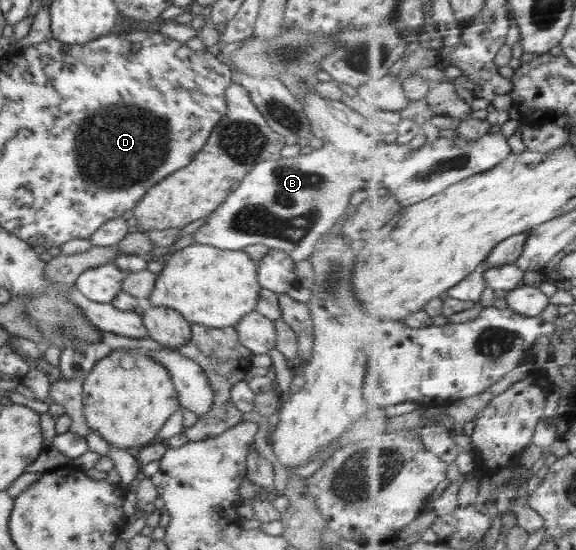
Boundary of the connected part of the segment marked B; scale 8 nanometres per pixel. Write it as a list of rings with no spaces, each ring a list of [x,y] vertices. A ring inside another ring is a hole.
[[[315,91],[307,92],[299,102],[303,106],[304,114],[310,121],[313,135],[324,141],[323,146],[319,149],[313,148],[311,153],[299,154],[295,157],[289,158],[281,156],[276,160],[265,160],[257,163],[257,165],[253,167],[253,170],[247,173],[243,181],[240,182],[237,190],[231,192],[231,196],[227,197],[227,199],[223,201],[223,204],[219,205],[219,207],[215,209],[215,212],[207,219],[207,223],[199,227],[197,231],[193,233],[194,244],[206,244],[213,246],[216,249],[227,250],[243,250],[248,246],[260,244],[266,246],[270,250],[280,250],[287,253],[287,256],[289,256],[289,258],[291,258],[294,262],[301,261],[303,259],[308,259],[311,255],[313,255],[313,253],[315,253],[316,245],[319,239],[325,237],[325,234],[329,232],[329,229],[337,225],[337,223],[341,222],[346,217],[346,215],[353,209],[353,205],[357,201],[358,197],[362,194],[367,192],[390,192],[398,198],[398,201],[401,203],[403,208],[407,208],[409,205],[413,206],[422,203],[423,201],[427,201],[431,199],[431,197],[435,197],[436,195],[439,195],[439,193],[447,191],[451,185],[457,185],[461,183],[461,181],[465,181],[465,179],[469,179],[469,177],[477,175],[477,173],[483,173],[483,171],[494,169],[504,159],[507,159],[507,157],[513,153],[513,149],[511,149],[511,145],[509,145],[509,138],[503,133],[503,131],[500,130],[500,128],[489,132],[487,135],[481,136],[481,139],[478,139],[477,141],[465,139],[461,135],[452,138],[439,137],[438,140],[435,140],[434,142],[426,142],[426,144],[418,150],[412,150],[408,147],[408,144],[405,141],[405,135],[395,138],[386,138],[383,136],[382,131],[385,125],[381,123],[381,121],[379,121],[379,123],[367,121],[366,109],[363,109],[352,99],[334,100],[322,98]]]

